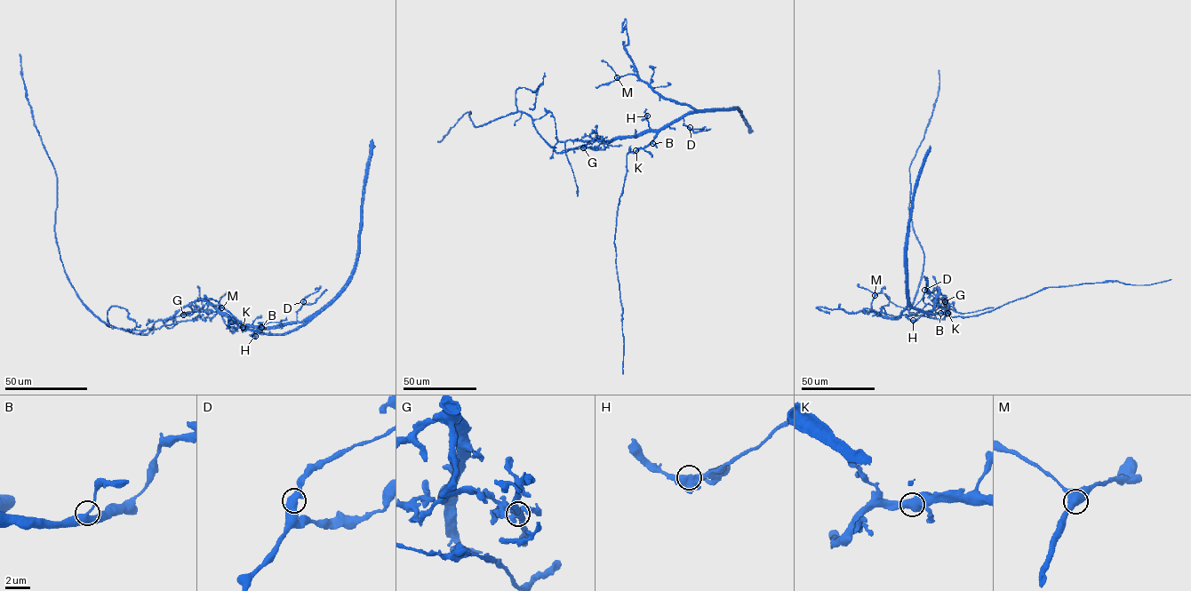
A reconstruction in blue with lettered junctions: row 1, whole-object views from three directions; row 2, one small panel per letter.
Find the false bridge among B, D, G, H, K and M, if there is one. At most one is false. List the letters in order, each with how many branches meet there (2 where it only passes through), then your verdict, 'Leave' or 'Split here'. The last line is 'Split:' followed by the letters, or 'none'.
B: Branches: 3. Leave
D: Branches: 3. Leave
G: Branches: 5. Split here
H: Branches: 3. Leave
K: Branches: 3. Leave
M: Branches: 3. Leave
Split: G

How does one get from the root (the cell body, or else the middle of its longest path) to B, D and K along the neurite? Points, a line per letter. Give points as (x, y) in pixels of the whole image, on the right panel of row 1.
B: (907, 277), (910, 305), (929, 313), (940, 313)
D: (907, 277), (907, 300), (912, 307), (923, 298), (924, 290)
K: (907, 277), (907, 300), (912, 307), (929, 313), (947, 313)

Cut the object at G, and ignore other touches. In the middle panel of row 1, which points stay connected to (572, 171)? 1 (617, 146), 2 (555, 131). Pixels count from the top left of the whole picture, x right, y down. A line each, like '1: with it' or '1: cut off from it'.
1: cut off from it
2: with it

